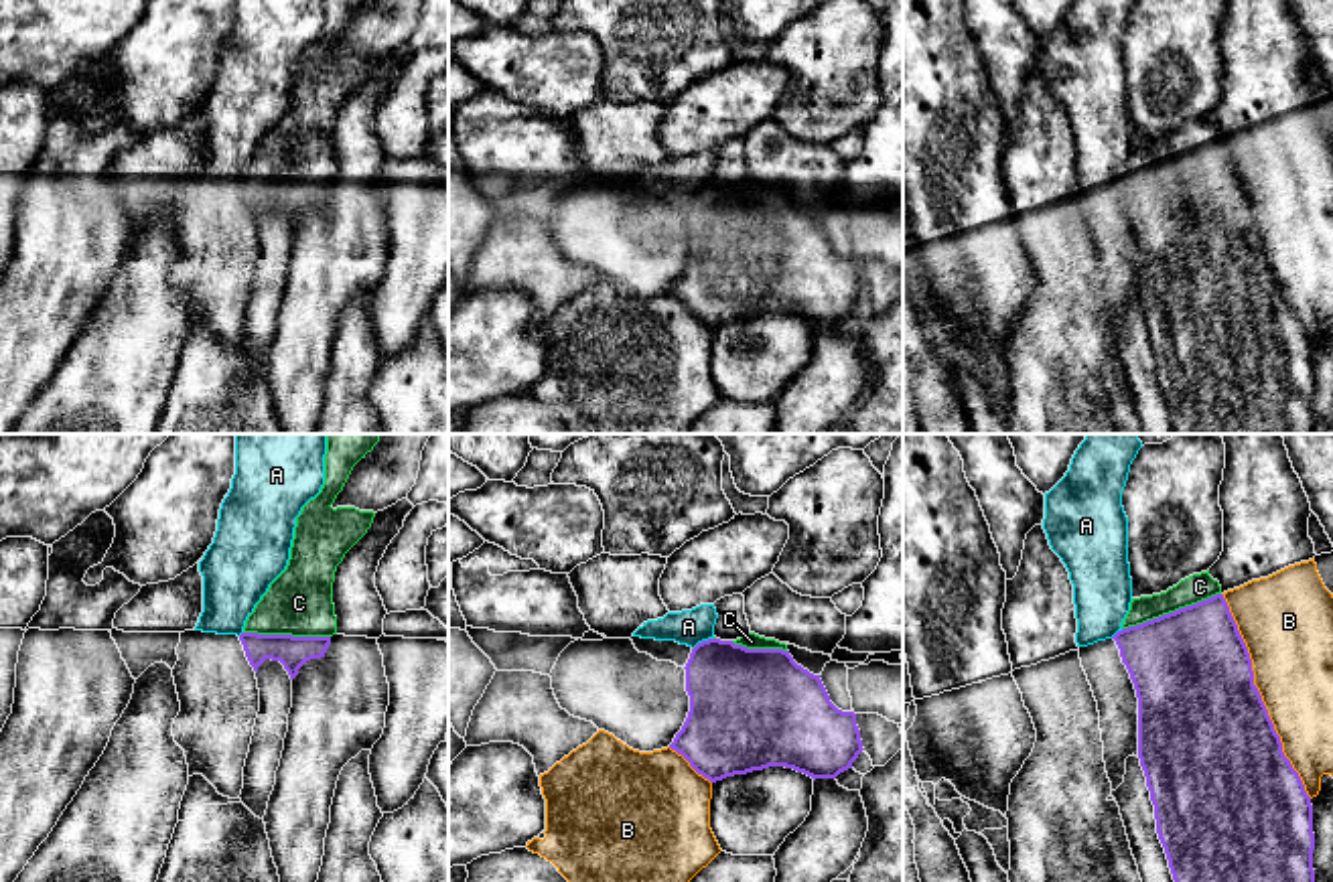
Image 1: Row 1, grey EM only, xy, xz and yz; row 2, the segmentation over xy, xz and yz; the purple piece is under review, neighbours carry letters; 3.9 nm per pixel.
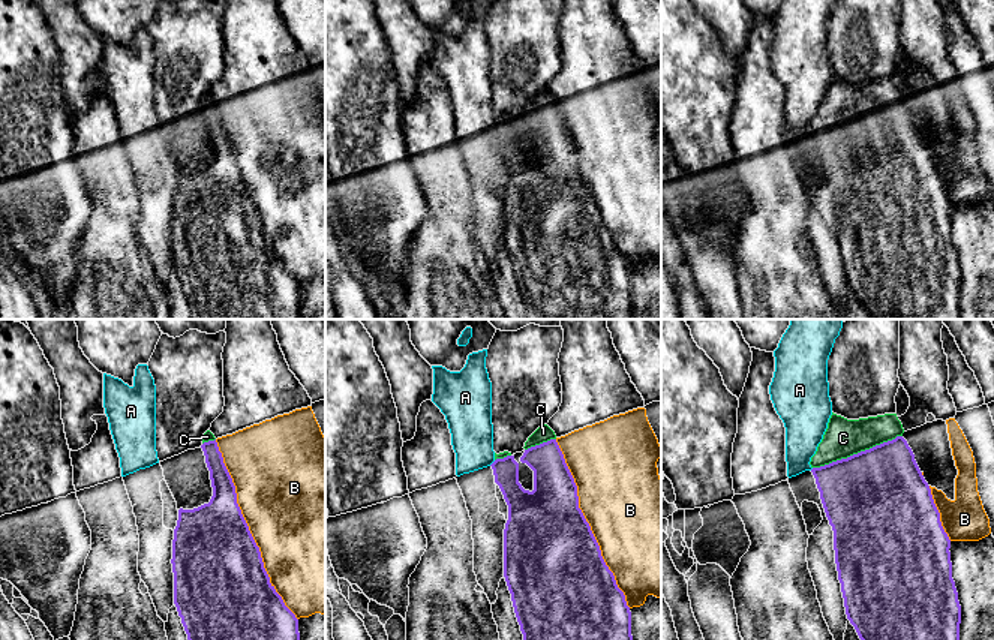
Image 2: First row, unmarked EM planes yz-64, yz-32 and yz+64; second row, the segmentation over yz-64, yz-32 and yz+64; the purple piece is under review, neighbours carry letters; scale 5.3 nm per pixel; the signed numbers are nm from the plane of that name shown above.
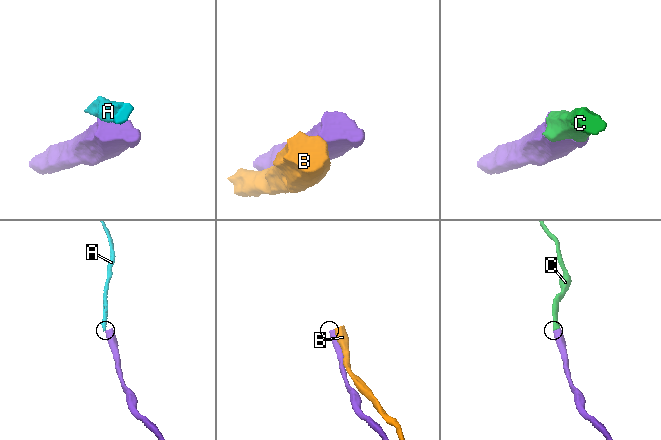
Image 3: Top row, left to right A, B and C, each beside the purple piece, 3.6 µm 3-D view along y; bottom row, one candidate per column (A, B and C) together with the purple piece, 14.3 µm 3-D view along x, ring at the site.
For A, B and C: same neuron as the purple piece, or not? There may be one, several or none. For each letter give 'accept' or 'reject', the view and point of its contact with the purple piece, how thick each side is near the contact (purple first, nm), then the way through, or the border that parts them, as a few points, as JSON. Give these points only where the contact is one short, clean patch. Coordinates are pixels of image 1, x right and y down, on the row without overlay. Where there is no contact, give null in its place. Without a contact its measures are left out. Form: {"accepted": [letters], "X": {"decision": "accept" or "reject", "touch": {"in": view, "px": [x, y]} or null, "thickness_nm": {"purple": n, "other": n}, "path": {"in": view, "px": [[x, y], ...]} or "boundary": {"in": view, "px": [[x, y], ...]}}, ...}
{"accepted": ["C"], "A": {"decision": "reject", "touch": {"in": "xz", "px": [703, 187]}, "thickness_nm": {"purple": 380, "other": 140}, "boundary": {"in": "xz", "px": [[713, 183], [692, 195]]}}, "B": {"decision": "reject", "touch": {"in": "yz", "px": [1260, 242]}, "thickness_nm": {"purple": 500, "other": 340}}, "C": {"decision": "accept", "touch": {"in": "yz", "px": [1171, 159]}, "thickness_nm": {"purple": 480, "other": 110}}}

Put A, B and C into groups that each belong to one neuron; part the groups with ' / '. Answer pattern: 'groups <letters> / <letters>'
groups A / B / C

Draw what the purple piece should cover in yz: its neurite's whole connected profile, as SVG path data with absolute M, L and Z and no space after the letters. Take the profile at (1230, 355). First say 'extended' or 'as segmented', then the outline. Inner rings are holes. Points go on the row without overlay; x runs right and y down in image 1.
extended; M1207 116L1167 138L1132 144L1112 185L1136 235L1138 304L1175 434L1315 434L1311 343L1282 298L1219 128Z

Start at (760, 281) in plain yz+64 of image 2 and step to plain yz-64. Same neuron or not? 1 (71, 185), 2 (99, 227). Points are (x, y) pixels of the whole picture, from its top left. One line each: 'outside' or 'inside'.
1: outside
2: inside

